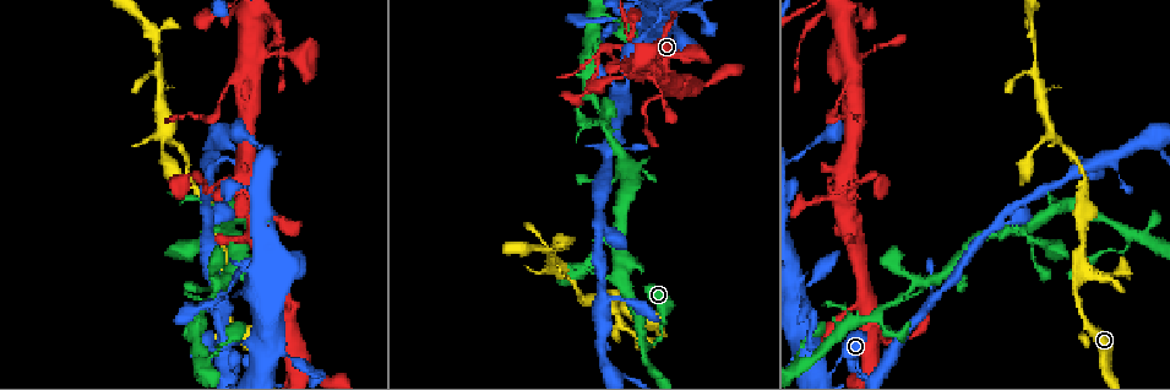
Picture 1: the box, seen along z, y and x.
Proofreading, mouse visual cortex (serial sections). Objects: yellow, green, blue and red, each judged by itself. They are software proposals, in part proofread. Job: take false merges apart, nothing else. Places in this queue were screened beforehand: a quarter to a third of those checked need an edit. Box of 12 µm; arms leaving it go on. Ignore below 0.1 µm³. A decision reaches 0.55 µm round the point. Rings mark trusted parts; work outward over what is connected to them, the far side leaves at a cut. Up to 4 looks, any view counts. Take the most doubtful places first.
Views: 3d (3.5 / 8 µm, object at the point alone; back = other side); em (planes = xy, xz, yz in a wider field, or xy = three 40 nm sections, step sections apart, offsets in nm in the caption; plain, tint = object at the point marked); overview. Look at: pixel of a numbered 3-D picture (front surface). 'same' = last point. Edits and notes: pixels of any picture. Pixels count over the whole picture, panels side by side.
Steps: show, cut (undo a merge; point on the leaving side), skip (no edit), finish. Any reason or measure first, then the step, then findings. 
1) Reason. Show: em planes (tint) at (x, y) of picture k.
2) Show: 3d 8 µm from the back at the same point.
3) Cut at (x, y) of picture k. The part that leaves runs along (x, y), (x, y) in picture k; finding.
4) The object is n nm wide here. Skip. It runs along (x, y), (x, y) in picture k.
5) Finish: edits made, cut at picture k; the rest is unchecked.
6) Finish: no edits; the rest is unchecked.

A fork. Show: 3d 3.5 µm at (646, 346) of picture 1.

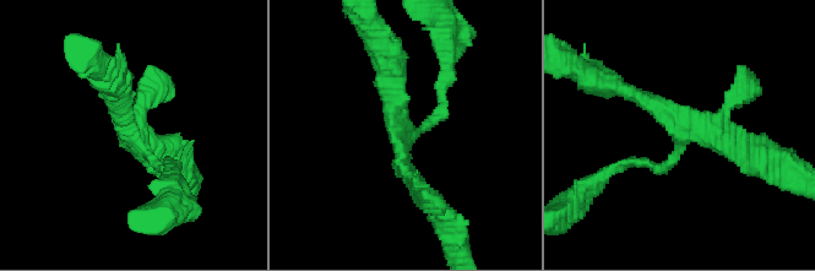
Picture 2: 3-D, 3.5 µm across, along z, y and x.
Show: em xy step 3 (tint) at (682, 140) of picture 2.

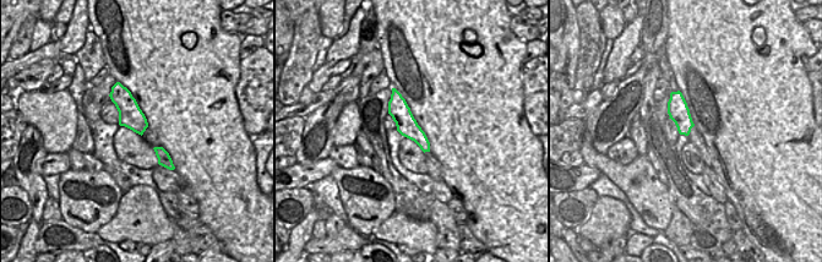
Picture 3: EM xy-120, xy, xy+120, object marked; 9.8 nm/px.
Skip. It runs along (172, 163), (128, 134), (115, 92) in picture 2; one cell here.

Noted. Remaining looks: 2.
A narrow waist. Show: 3d 3.5 µm at (241, 358) of picture 1.

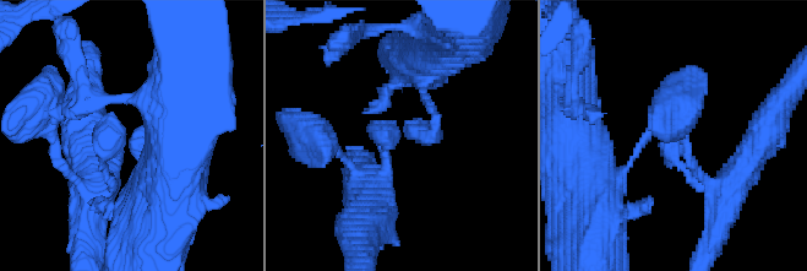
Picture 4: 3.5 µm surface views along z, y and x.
The arms are 100, 150 nm wide; now the EM. Show: em xy step 1 (tint) at (405, 130) of picture 4.

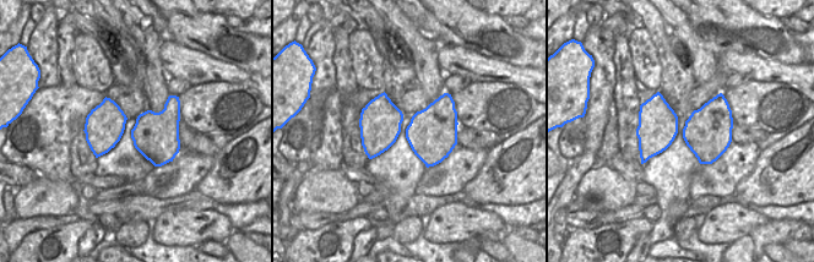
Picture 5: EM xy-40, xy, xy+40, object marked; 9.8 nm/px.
The object is 500 nm wide here. Skip. It runs along (386, 163), (379, 131), (431, 135), (427, 101) in picture 4; continuous, no second cell.

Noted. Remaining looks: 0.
Finish: no edits; the rest is unchecked.

